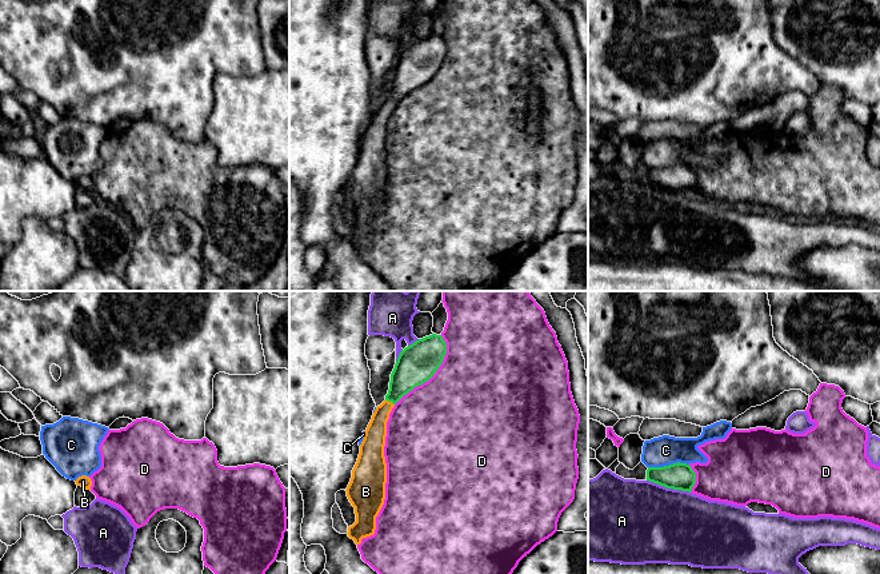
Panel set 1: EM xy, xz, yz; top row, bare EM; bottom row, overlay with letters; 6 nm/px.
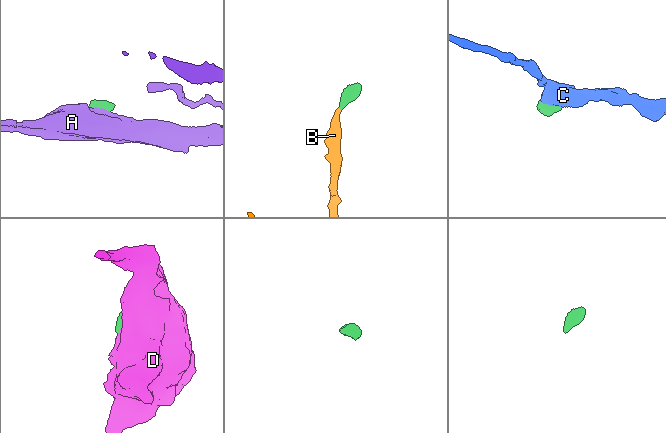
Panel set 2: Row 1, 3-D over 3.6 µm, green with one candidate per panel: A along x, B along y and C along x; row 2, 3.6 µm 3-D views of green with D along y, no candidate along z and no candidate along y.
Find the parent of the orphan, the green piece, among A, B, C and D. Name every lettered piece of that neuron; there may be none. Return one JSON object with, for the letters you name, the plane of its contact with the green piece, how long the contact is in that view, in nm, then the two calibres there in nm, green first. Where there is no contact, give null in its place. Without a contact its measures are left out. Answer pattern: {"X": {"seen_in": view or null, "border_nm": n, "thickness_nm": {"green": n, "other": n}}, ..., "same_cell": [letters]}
{"B": {"seen_in": "xz", "border_nm": 70, "thickness_nm": {"green": 220, "other": 130}}, "same_cell": ["B"]}

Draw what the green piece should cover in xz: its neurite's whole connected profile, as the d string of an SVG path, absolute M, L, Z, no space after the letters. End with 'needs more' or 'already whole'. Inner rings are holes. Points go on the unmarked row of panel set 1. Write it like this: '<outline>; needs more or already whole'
M432 35L401 51L397 59L388 95L376 108L365 131L360 155L345 191L356 215L356 223L348 228L347 235L356 246L375 235L376 218L384 206L387 184L384 147L389 115L404 96L436 75L445 55L445 41L441 36Z; needs more

